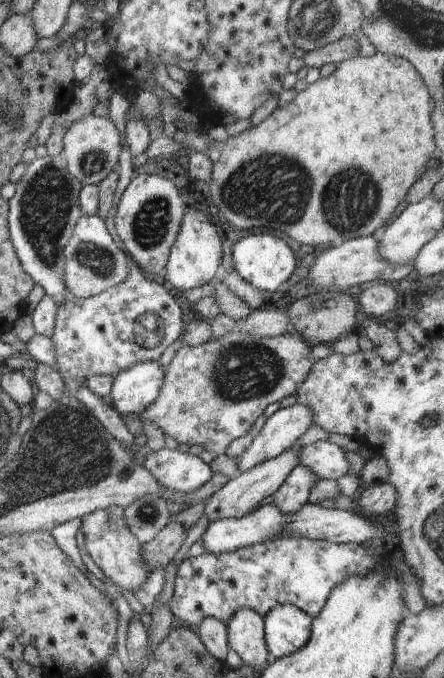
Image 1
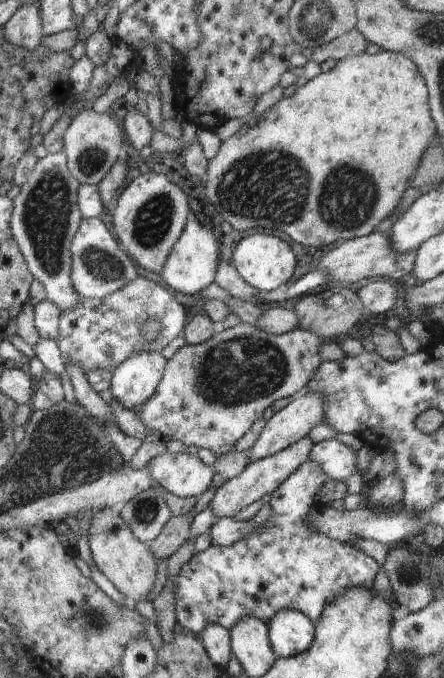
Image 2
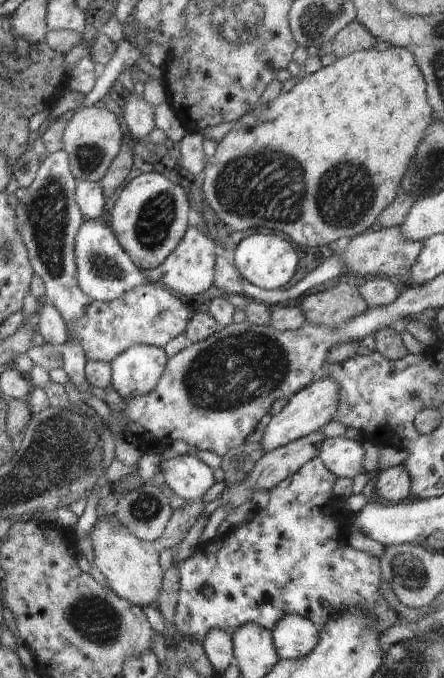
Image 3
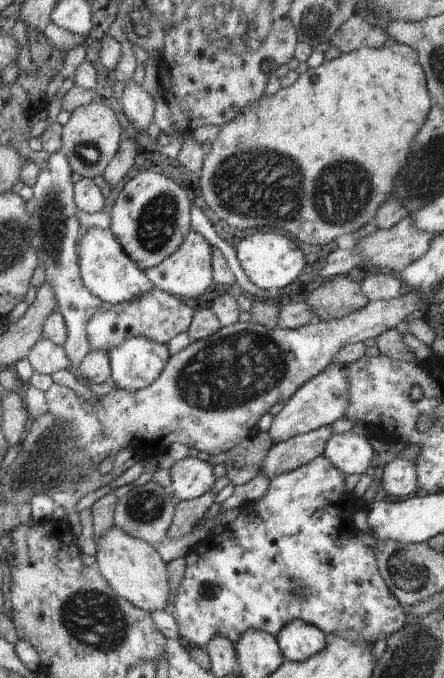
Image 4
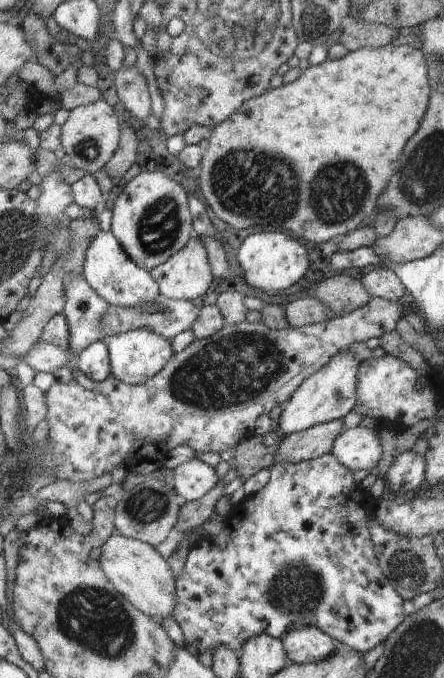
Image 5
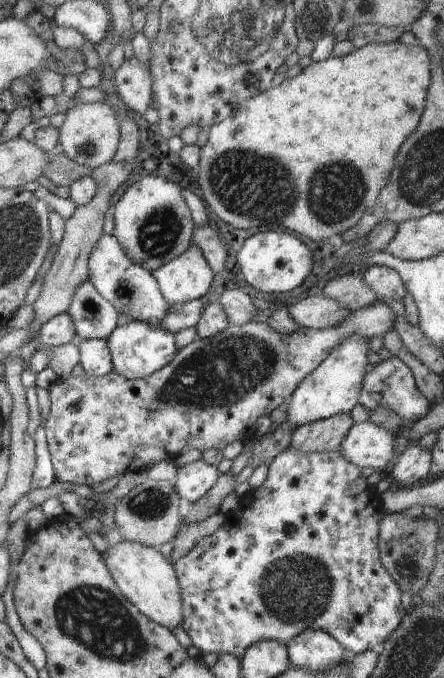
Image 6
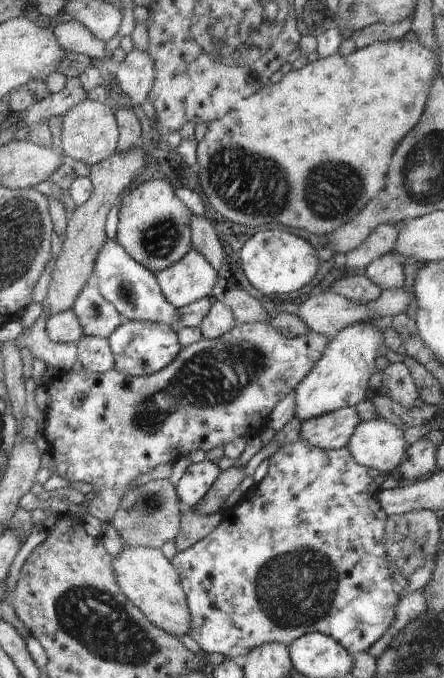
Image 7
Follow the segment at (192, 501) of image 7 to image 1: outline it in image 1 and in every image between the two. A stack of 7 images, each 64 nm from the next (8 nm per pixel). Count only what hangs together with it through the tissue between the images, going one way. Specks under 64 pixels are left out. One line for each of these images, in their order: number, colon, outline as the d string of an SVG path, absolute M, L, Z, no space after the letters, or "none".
1: M169 448L145 454L141 458L141 468L149 470L157 478L157 482L167 486L169 490L181 494L197 490L213 476L209 464L203 464L199 456Z
2: M169 450L149 460L145 470L161 492L171 492L181 498L199 498L209 490L215 474L213 468L205 466L197 456L189 452L171 454Z
3: M175 456L169 460L159 458L157 474L163 476L169 494L175 494L183 500L195 502L199 500L213 484L213 470L207 468L197 456Z
4: M183 458L169 468L169 480L175 496L181 502L197 500L213 488L217 470L197 458Z
5: M191 458L189 462L183 462L173 470L171 486L183 500L195 502L203 498L213 486L217 486L217 482L219 478L215 468L203 464L197 458Z
6: M197 460L177 468L173 488L177 490L179 498L185 498L187 502L195 504L213 488L217 478L219 478L219 472L215 466L209 466L203 460Z

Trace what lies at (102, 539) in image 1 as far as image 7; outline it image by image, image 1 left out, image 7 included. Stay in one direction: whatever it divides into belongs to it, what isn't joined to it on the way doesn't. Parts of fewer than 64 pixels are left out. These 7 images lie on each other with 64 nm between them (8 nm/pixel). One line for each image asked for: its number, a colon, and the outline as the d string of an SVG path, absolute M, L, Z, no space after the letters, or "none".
2: M103 508L103 510L93 512L93 516L89 520L89 528L87 528L87 544L89 544L89 552L91 552L95 568L123 596L127 596L129 604L135 604L135 602L147 598L147 594L151 590L151 584L155 582L157 560L151 554L149 546L139 542L135 538L135 534L131 534L131 530L123 522L117 508Z
3: M99 518L91 528L91 548L93 548L93 564L99 568L99 572L105 576L107 584L111 586L111 592L115 592L119 598L143 608L151 606L157 608L157 598L163 582L163 570L159 564L159 552L151 542L143 542L135 538L125 526L115 518Z
4: M115 524L103 532L99 538L95 538L95 568L101 572L105 582L127 602L141 608L143 612L155 612L167 608L167 564L157 554L155 546L149 542L137 540L129 534L125 534Z
5: M113 534L101 546L101 556L97 562L107 580L131 606L157 622L175 614L175 578L167 566L167 560L161 558L151 544Z
6: M117 538L117 544L107 548L107 552L105 552L105 566L109 570L109 576L121 590L121 594L141 614L145 614L145 618L149 618L151 622L155 622L167 630L173 630L177 624L181 624L183 608L181 608L179 580L177 580L173 564L163 554L159 554L155 548Z
7: M125 548L119 556L111 560L115 584L123 592L123 596L151 622L151 626L163 630L173 638L187 636L191 630L189 624L189 610L185 604L185 596L181 590L179 576L171 562L165 560L161 550L151 548Z

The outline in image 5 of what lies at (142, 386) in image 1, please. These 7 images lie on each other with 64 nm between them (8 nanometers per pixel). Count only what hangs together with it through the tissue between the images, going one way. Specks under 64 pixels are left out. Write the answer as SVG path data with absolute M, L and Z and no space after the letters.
M133 330L133 332L123 332L115 338L105 340L107 352L109 352L109 366L111 366L111 376L121 380L127 386L139 386L153 378L157 372L163 370L163 366L169 362L173 356L171 342L167 338L161 338L159 334L153 334L149 330Z

